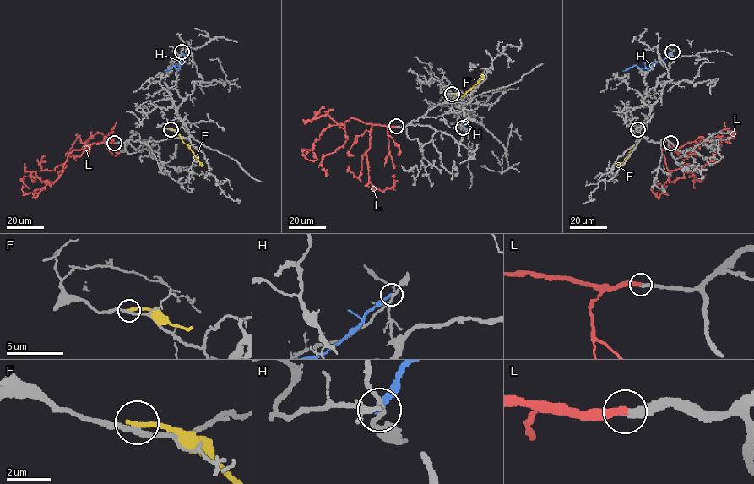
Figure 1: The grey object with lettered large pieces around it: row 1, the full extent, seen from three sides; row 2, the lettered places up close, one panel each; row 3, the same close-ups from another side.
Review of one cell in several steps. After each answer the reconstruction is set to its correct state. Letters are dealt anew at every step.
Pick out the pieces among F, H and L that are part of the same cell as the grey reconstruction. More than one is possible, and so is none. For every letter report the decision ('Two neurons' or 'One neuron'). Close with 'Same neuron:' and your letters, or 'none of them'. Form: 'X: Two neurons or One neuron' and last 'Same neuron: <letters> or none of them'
F: Two neurons
H: Two neurons
L: One neuron
Same neuron: L

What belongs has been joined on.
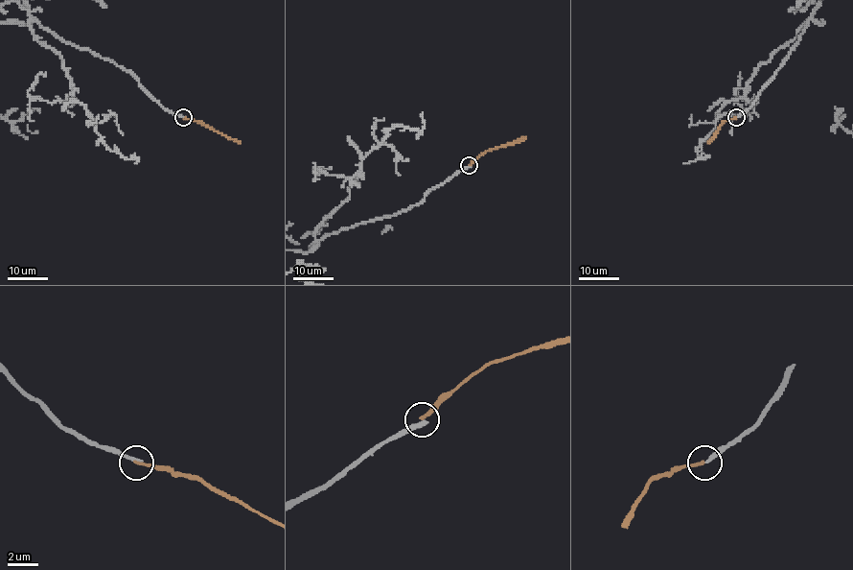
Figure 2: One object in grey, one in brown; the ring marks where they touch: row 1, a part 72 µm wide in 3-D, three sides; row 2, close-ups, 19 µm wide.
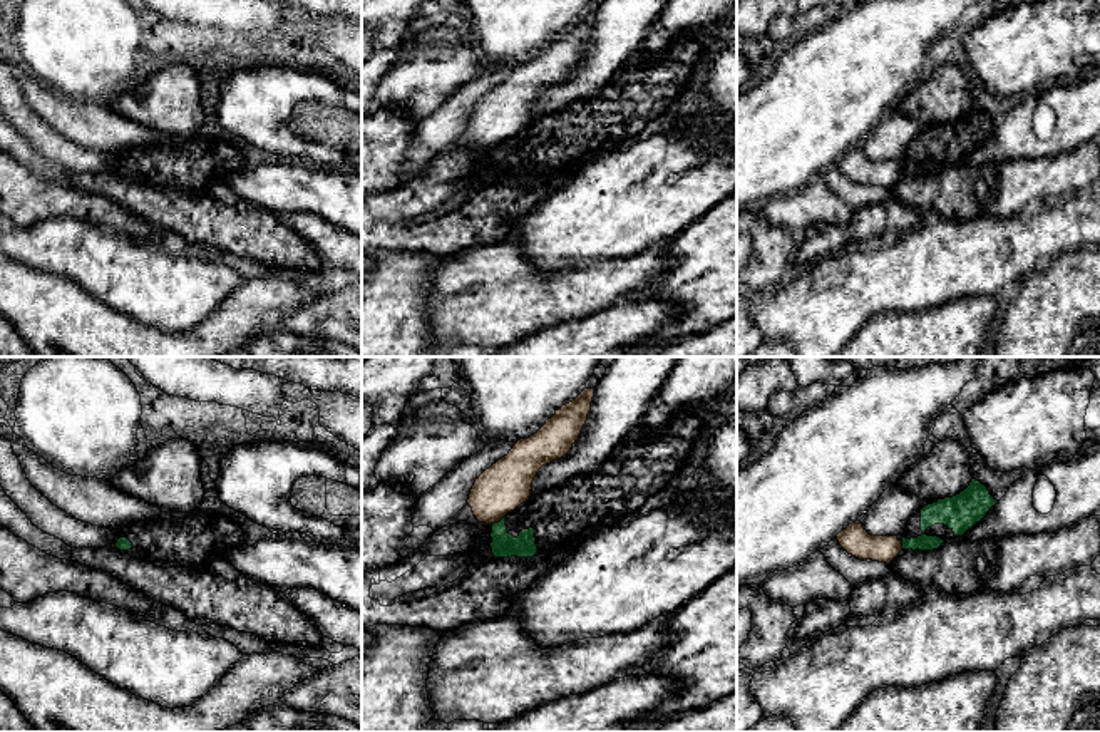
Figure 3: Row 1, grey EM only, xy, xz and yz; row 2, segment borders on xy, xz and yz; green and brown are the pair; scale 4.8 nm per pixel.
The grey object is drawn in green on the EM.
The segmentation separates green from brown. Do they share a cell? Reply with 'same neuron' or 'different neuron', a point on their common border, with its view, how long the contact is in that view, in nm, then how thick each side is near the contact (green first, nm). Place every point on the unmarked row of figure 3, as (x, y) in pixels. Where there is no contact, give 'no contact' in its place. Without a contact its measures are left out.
different neuron | xz (499, 146) | 70 nm | 120/240 nm

